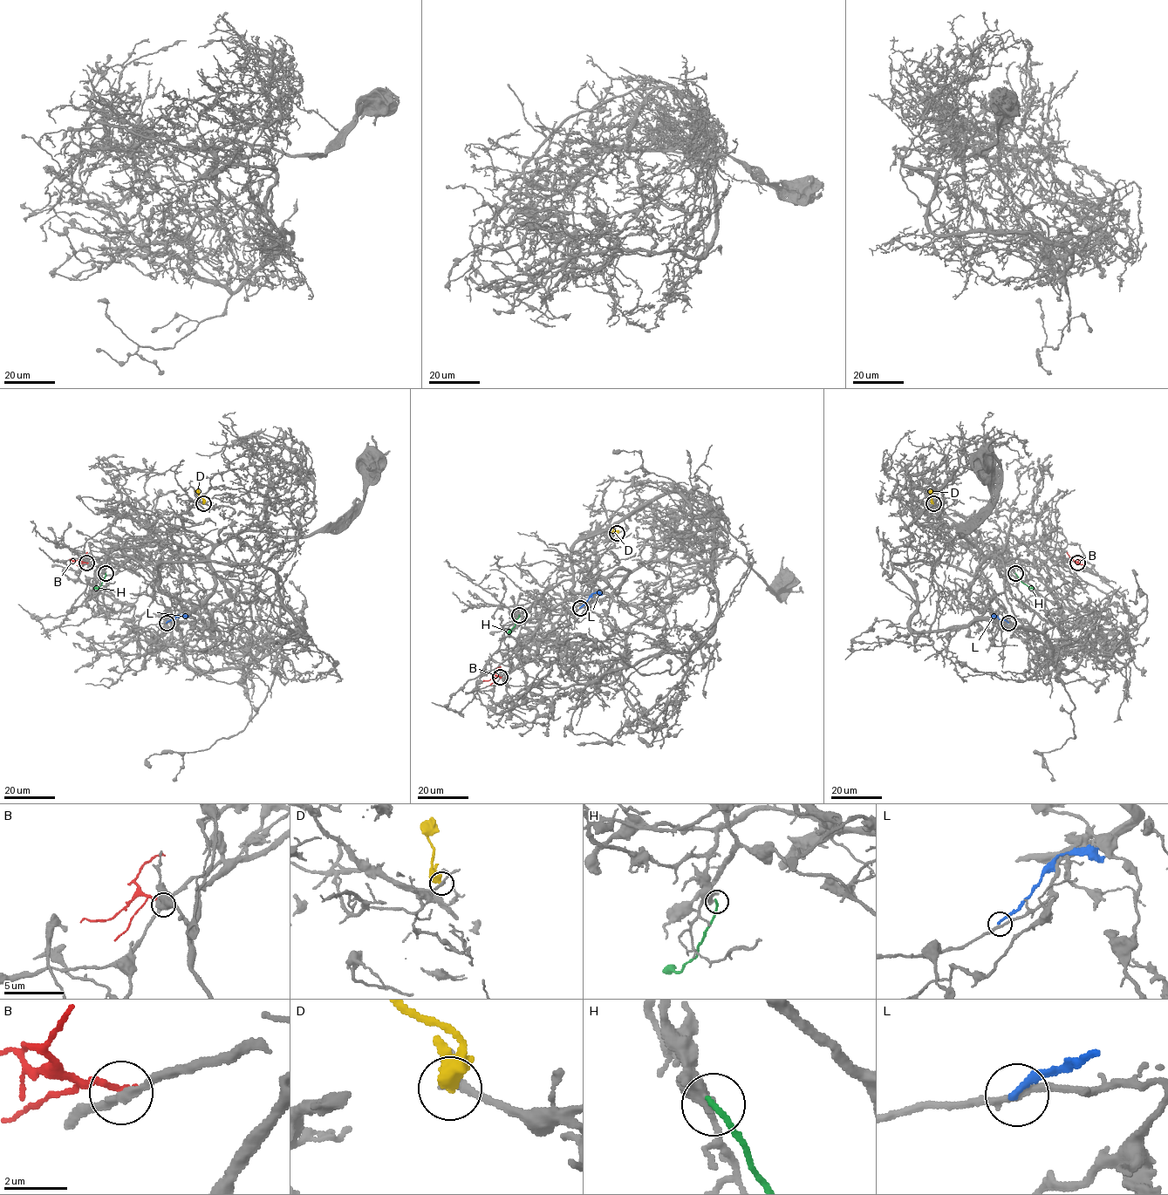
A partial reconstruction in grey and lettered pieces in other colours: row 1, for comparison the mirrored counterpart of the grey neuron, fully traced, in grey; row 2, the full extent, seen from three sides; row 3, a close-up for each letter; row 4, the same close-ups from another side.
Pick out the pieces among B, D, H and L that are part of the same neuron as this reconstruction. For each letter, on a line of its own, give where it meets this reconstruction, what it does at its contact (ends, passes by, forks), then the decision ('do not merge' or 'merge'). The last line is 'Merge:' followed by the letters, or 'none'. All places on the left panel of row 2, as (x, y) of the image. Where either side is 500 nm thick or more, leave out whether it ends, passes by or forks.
B: meets grey at (86, 563); it ends there; do not merge
D: meets grey at (203, 503); do not merge
H: meets grey at (105, 573); it ends there; do not merge
L: meets grey at (167, 623); it ends there; do not merge
Merge: none

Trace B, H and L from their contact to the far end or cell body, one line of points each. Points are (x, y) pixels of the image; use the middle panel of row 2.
B: (500, 678), (494, 675), (488, 680), (483, 680)
H: (519, 615), (508, 633)
L: (580, 608), (592, 594), (602, 594)

